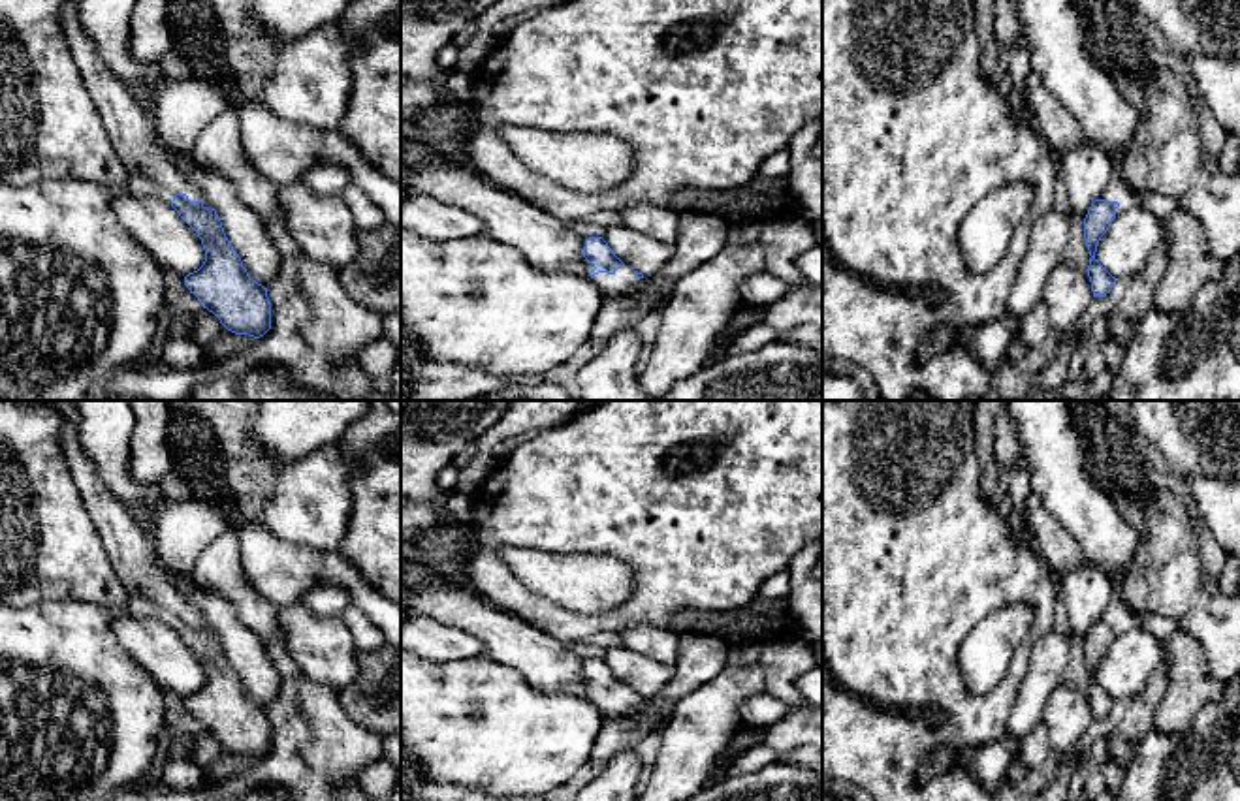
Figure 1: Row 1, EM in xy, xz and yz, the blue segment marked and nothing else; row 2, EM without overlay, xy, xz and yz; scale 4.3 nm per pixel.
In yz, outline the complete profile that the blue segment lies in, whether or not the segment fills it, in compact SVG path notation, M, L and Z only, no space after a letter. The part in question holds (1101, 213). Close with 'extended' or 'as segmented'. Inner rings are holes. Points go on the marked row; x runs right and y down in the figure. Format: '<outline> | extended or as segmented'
M1114 169L1105 192L1095 199L1084 218L1084 239L1089 250L1088 276L1093 297L1110 293L1116 278L1095 259L1097 244L1108 231L1112 220L1138 203L1137 194L1127 186L1121 173Z | extended

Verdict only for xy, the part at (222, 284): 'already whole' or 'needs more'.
needs more

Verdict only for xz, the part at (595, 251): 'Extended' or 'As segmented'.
Extended

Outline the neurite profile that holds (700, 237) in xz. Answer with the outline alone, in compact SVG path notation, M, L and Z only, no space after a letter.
M681 212L674 258L660 273L644 276L634 291L619 297L630 297L642 290L660 290L677 282L685 273L713 259L724 248L726 235L728 226L724 220L706 212Z

